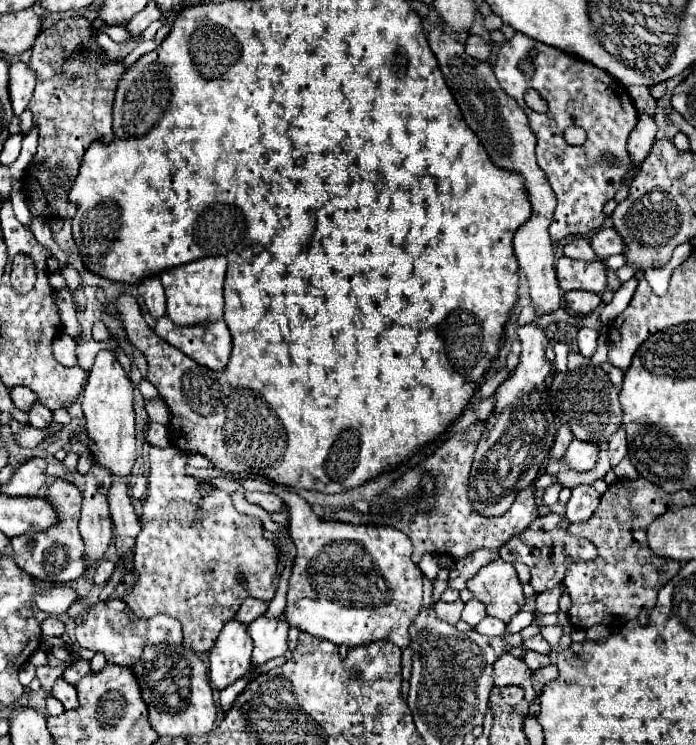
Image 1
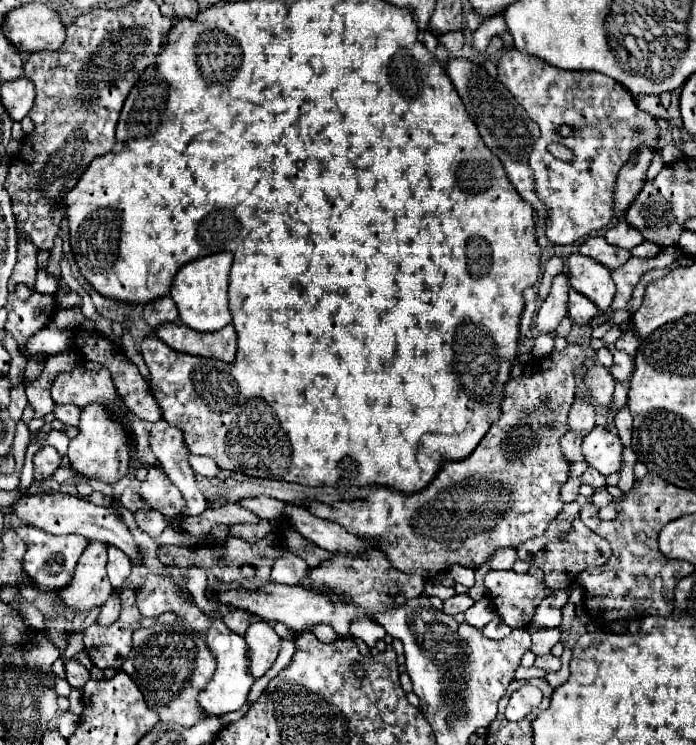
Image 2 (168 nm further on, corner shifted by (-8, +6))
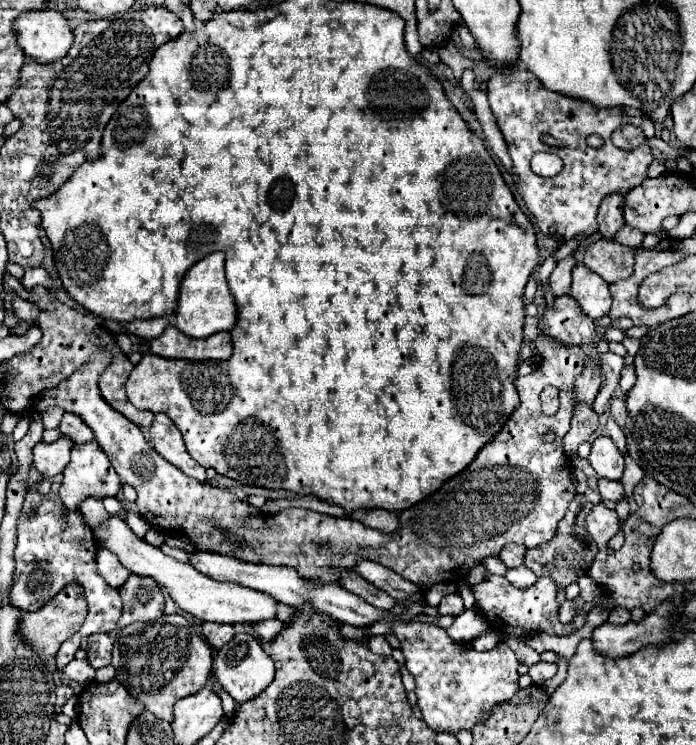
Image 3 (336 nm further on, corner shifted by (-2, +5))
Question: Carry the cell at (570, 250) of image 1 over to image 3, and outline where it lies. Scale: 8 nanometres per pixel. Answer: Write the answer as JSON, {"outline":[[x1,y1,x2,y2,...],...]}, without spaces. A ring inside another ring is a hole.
{"outline":[[599,238,585,250,583,264,611,284,627,278,633,272,635,250,618,242]]}

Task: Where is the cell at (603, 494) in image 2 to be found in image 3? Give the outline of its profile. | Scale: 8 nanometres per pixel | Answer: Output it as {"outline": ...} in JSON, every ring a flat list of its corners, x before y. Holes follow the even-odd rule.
{"outline":[[601,478,601,480,597,482,597,490,599,490,599,496,601,496,603,500,613,500,613,502,617,502,617,500,621,500,621,498,625,496,625,490,623,490,621,482,605,480,605,478]]}

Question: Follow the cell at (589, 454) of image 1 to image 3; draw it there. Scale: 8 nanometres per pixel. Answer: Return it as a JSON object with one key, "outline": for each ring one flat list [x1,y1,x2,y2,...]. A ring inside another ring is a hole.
{"outline":[[597,436,593,440,589,464,599,478,619,480,623,476,623,456,609,436]]}

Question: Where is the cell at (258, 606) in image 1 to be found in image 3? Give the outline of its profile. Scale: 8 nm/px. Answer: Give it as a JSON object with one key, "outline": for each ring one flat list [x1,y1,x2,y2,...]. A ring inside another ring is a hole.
{"outline":[[205,622,201,634,217,648,221,650,233,636,235,636,235,628,231,624,215,624,215,622]]}

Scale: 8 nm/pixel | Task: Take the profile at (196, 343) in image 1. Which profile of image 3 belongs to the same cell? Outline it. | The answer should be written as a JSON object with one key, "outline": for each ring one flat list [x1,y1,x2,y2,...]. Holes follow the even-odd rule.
{"outline":[[169,326,165,332,151,340,151,352,163,358,189,358,189,360,227,360,231,356,229,332,217,332,207,338,191,338]]}

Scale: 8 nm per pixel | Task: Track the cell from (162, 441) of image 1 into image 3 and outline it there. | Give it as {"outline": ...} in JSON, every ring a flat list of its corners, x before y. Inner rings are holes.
{"outline":[[155,414,155,420,149,428,149,438,153,448,173,466,177,466,181,472,185,472,187,476,205,482,205,468,199,466,187,452,183,436,179,432,179,428,171,422,171,418,167,414]]}

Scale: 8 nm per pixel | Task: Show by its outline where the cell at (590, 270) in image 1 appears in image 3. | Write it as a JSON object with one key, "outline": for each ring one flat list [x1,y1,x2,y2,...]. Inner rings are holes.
{"outline":[[577,264,573,268,573,284,571,284,571,296,579,302,583,312,599,320,601,316,609,314,611,308,611,294,609,294,609,284,601,280,601,276,589,272,585,264]]}

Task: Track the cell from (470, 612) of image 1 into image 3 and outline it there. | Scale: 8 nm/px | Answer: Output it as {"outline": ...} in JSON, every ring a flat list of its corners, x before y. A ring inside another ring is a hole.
{"outline":[[469,608,463,614,455,616,455,622,447,632,449,632,449,636,453,636,453,640,471,642,473,638,477,638,487,628,489,628,489,624,487,624,485,616,481,616,481,612,473,610,473,608]]}

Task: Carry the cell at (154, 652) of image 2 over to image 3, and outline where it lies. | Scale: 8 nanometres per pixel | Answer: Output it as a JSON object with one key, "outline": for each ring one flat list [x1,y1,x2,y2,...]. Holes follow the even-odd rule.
{"outline":[[165,614,153,622,135,622,121,632,117,632,117,644,113,648,113,668,117,670,115,680,121,680,129,694,133,694,135,700,145,704,145,710,155,714,161,720,171,722,173,720,173,706,177,700,187,698,195,692,199,692,209,678,209,672,213,668,211,650,203,636,199,634,199,626,195,626,191,620,187,620,181,614]]}

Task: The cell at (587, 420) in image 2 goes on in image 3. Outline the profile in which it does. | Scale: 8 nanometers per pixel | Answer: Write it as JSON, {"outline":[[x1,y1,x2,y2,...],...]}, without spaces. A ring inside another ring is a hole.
{"outline":[[589,360,583,368,583,372,579,374,579,378,575,380,575,388,573,388,573,400,575,404,585,404,591,406,597,392,601,388,601,372,595,360]]}

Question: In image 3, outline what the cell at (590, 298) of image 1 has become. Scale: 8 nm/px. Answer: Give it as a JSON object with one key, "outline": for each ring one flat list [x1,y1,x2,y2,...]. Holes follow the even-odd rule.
{"outline":[[571,296,555,298,553,308,543,310,539,318,539,328,549,338,555,338,567,346,593,342,597,336,595,322,585,316,581,306]]}

